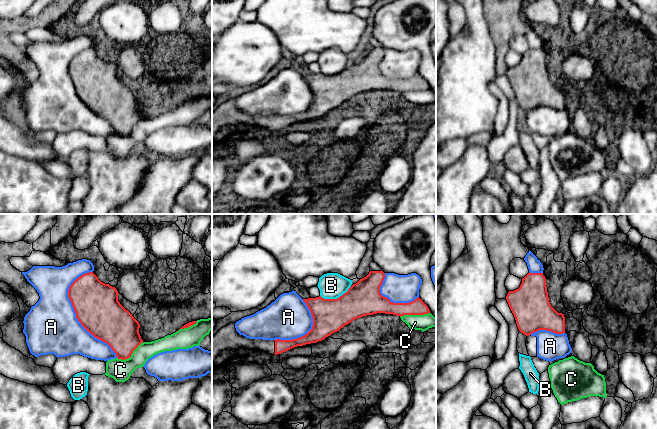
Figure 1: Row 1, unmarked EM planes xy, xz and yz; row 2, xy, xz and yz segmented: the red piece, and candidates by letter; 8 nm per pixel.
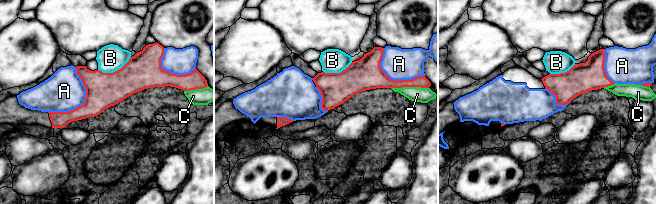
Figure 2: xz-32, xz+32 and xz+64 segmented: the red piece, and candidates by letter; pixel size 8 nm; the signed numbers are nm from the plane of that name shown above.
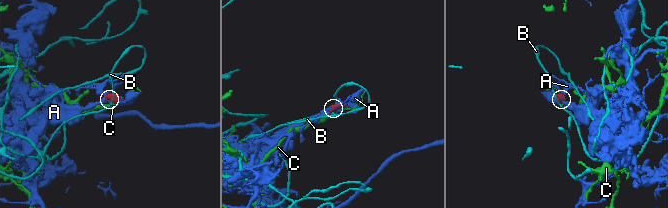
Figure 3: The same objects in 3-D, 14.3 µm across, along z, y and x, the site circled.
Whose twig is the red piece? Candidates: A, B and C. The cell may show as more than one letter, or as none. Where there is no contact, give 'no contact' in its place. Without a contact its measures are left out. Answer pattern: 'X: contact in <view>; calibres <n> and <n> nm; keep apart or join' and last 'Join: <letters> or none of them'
A: contact in xy; calibres 360 and 440 nm; keep apart
B: contact in xz; calibres 280 and 200 nm; keep apart
C: contact in xz; calibres 130 and 130 nm; keep apart
Join: none of them

